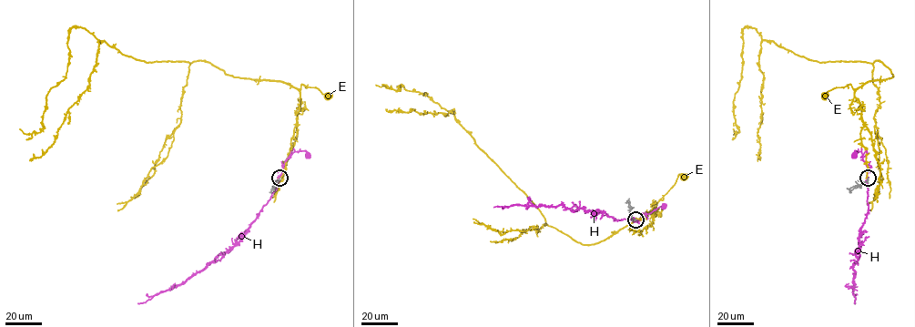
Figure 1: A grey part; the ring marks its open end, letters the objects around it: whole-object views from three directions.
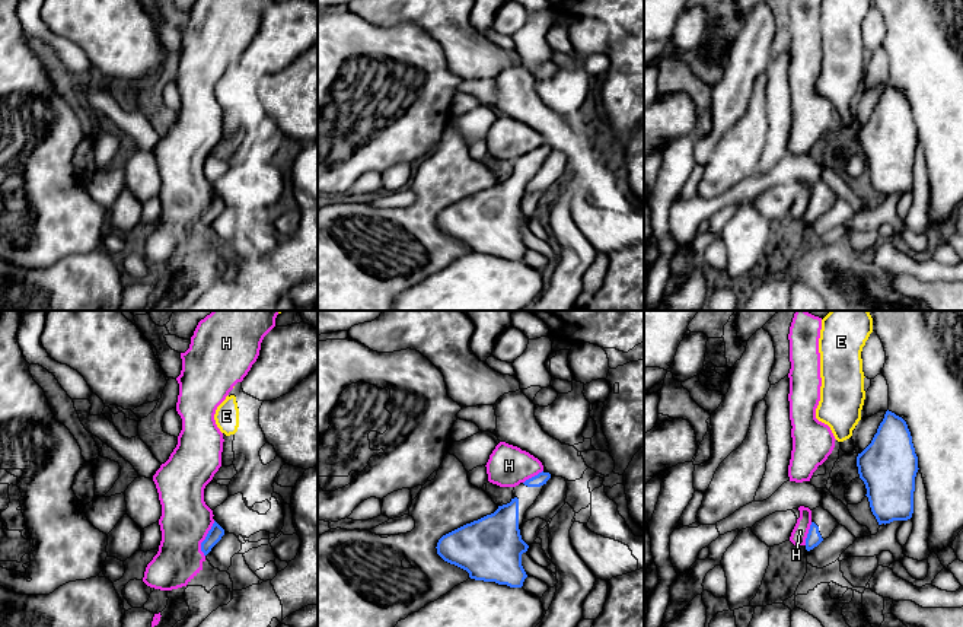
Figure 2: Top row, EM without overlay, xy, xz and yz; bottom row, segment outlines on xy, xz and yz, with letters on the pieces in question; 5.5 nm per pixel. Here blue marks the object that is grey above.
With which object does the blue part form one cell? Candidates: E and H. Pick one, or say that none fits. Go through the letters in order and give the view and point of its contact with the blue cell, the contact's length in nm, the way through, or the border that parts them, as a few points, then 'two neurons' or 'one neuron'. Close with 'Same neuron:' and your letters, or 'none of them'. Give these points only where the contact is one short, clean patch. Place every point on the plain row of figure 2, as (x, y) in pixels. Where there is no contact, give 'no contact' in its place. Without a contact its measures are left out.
E: no contact; two neurons
H: contact xy (206, 212); length 200 nm; border xy (214, 194), (201, 216), (204, 229); two neurons
Same neuron: none of them

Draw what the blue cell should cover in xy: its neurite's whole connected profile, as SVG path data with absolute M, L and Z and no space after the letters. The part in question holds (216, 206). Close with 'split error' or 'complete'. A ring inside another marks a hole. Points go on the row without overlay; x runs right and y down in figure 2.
M214 194L211 203L208 204L205 213L201 216L201 225L207 229L211 222L221 213L224 203Z; complete

